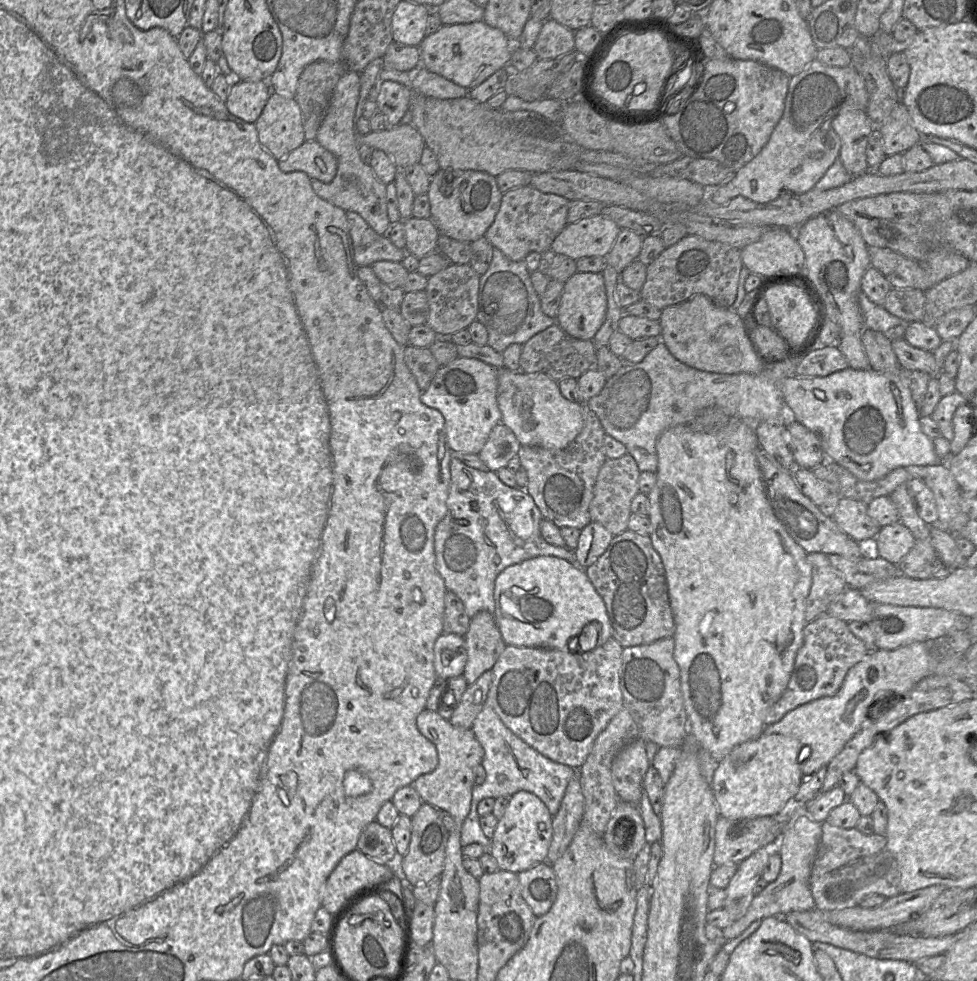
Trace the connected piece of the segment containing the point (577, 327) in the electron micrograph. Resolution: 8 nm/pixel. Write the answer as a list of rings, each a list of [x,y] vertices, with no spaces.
[[[576,272],[564,283],[561,303],[556,315],[558,324],[567,334],[581,340],[593,340],[607,313],[607,295],[602,273]]]

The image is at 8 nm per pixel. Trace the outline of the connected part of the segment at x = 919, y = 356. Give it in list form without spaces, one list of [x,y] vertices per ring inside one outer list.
[[[903,338],[892,339],[892,348],[901,368],[906,372],[922,371],[928,373],[931,378],[937,377],[942,372],[937,367],[932,352],[913,347]]]

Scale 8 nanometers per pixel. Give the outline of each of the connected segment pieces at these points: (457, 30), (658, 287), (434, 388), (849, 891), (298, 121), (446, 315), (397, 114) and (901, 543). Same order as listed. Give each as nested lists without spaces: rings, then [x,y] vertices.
[[[484,21],[442,24],[436,32],[426,35],[418,47],[420,63],[424,68],[467,90],[477,87],[496,71],[507,67],[513,52],[513,42]]]
[[[687,235],[673,246],[666,248],[647,266],[646,280],[640,290],[641,299],[663,310],[668,306],[684,302],[696,294],[703,294],[721,307],[730,308],[736,300],[740,272],[743,267],[740,248],[708,241],[696,235]]]
[[[457,357],[438,368],[428,388],[422,391],[421,402],[438,410],[445,420],[446,442],[452,451],[466,454],[479,454],[493,427],[501,423],[502,414],[497,402],[497,368],[476,358]]]
[[[824,821],[818,850],[812,865],[810,889],[815,901],[815,909],[819,911],[841,910],[858,906],[859,901],[870,895],[880,894],[891,898],[899,894],[899,868],[895,857],[887,847],[885,835],[861,833],[856,827],[840,828]]]
[[[272,92],[254,124],[260,144],[277,160],[306,141],[301,110],[294,98]]]
[[[449,264],[445,269],[428,277],[425,289],[428,303],[428,317],[425,324],[435,331],[438,337],[450,337],[453,333],[467,328],[476,320],[480,276],[469,264]]]
[[[380,81],[374,94],[378,111],[390,127],[399,125],[409,109],[412,89],[395,81]]]
[[[898,521],[881,527],[870,548],[874,555],[898,565],[915,542],[911,531]]]

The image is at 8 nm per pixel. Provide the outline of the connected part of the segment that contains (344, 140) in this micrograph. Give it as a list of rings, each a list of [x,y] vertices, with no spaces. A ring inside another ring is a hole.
[[[348,70],[340,77],[333,90],[325,117],[315,139],[336,157],[337,173],[330,183],[311,179],[311,186],[320,198],[345,212],[351,211],[359,214],[377,234],[385,235],[391,226],[386,205],[386,185],[376,177],[370,164],[363,163],[358,153],[355,113],[359,93],[360,74]]]

